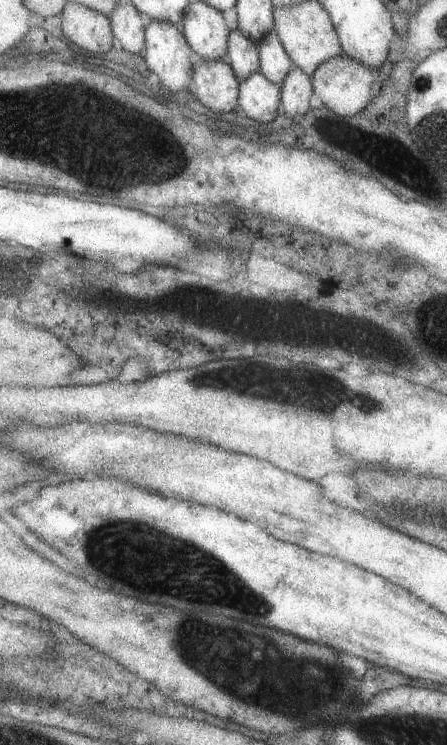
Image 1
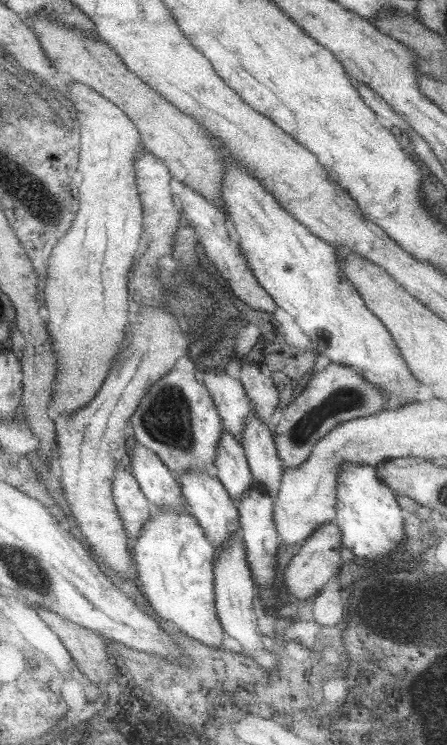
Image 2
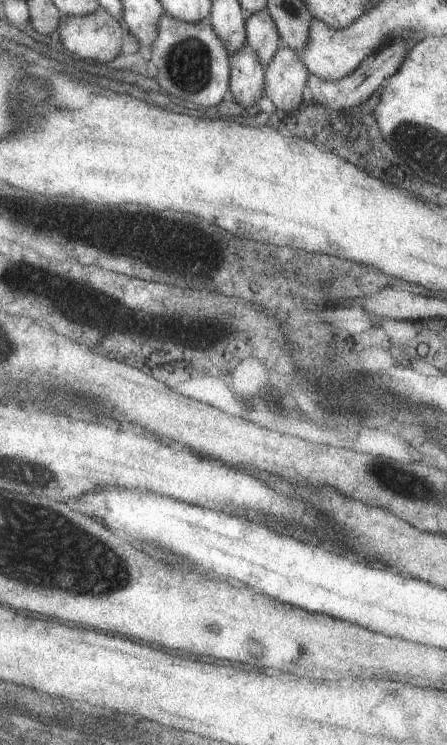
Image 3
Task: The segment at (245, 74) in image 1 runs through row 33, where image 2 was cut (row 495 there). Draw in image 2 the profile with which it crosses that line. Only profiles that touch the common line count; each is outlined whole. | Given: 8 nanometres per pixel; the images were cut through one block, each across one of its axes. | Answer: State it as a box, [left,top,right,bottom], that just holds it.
[216,429,257,501]

